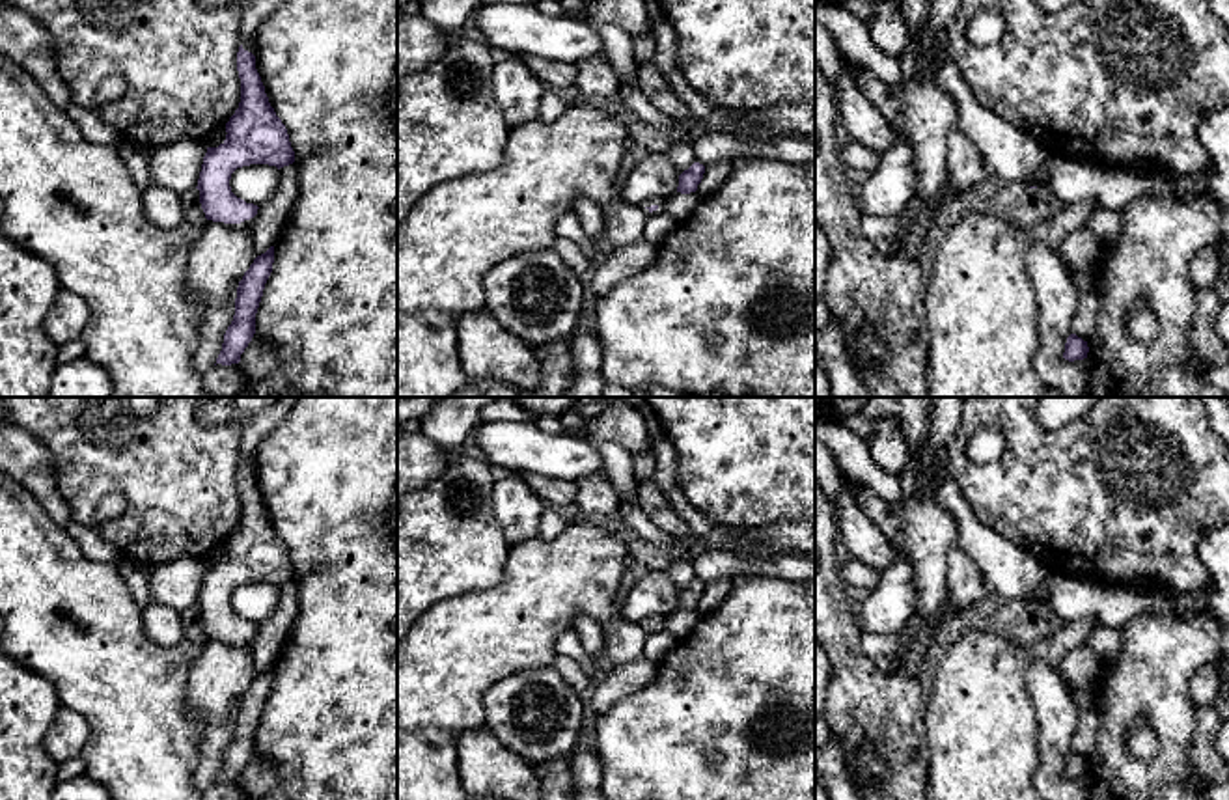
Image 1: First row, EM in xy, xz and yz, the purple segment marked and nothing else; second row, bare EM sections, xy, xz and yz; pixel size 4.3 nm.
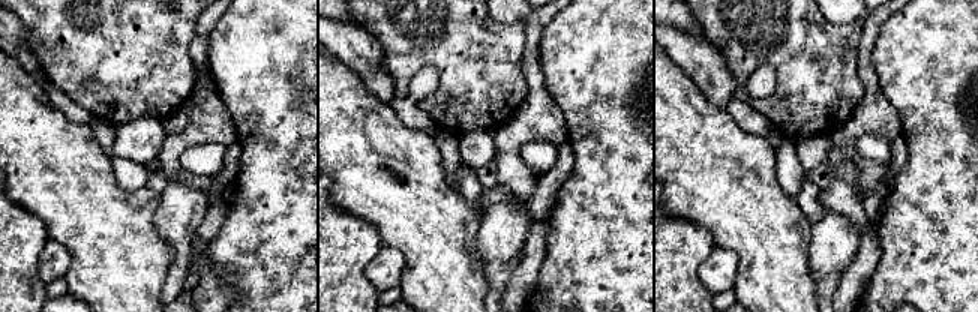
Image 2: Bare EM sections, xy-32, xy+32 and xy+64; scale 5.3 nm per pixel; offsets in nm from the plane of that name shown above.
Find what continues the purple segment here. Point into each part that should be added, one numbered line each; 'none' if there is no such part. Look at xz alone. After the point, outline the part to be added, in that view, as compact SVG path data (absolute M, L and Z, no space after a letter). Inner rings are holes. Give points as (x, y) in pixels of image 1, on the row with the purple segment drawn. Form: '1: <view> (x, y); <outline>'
none

